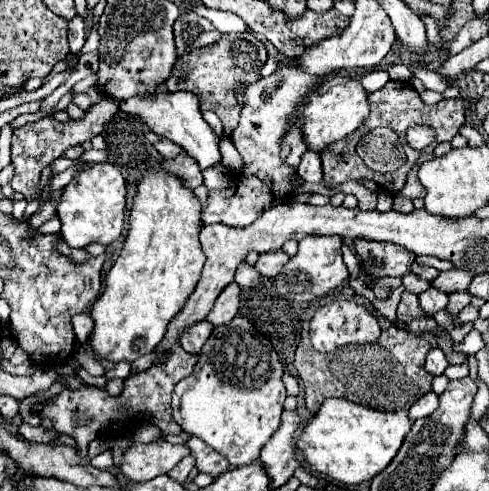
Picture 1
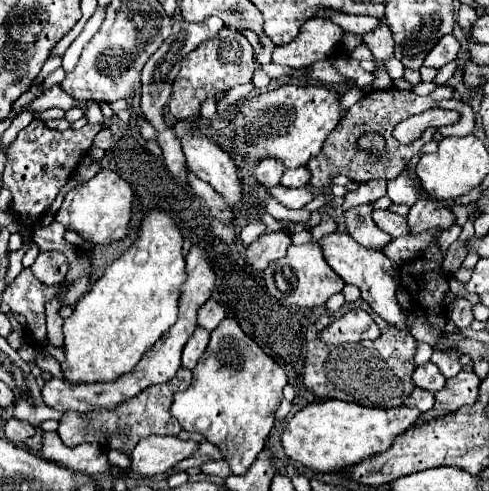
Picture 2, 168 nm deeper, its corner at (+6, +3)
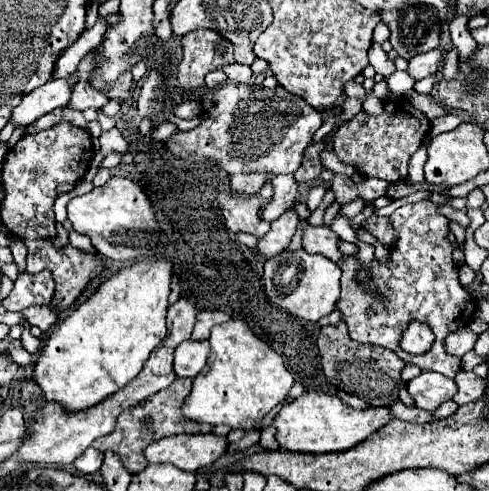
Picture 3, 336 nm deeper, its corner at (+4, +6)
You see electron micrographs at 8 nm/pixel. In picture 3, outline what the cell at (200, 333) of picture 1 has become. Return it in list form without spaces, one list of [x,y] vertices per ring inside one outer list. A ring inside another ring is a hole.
[[[186,340],[182,342],[176,350],[174,350],[174,374],[180,378],[194,378],[196,374],[202,372],[206,358],[210,352],[210,344],[208,340],[204,342],[194,342],[194,340]]]

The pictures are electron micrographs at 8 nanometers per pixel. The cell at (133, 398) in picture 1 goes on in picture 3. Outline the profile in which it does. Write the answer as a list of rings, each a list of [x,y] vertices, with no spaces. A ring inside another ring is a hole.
[[[176,378],[176,382],[172,382],[168,388],[156,392],[154,396],[146,398],[144,402],[140,402],[132,408],[126,408],[118,416],[116,430],[108,436],[94,440],[92,448],[100,450],[100,452],[106,452],[106,450],[116,452],[122,458],[122,464],[128,468],[128,472],[138,474],[148,466],[148,462],[144,458],[144,448],[150,442],[158,442],[166,436],[176,436],[176,434],[206,434],[206,432],[212,432],[214,426],[204,426],[200,422],[194,422],[194,420],[188,420],[186,416],[182,416],[180,408],[184,404],[184,398],[190,394],[190,390],[192,390],[192,378]]]

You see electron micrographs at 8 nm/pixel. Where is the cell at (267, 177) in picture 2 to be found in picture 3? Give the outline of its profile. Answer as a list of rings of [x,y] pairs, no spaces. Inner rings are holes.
[[[234,174],[230,176],[230,190],[238,196],[254,196],[264,182],[270,180],[270,174]]]

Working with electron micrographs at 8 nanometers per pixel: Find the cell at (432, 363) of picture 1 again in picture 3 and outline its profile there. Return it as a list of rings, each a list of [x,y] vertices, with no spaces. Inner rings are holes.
[[[422,372],[410,380],[406,388],[414,400],[414,406],[426,412],[434,412],[442,402],[456,394],[456,384],[438,372]]]

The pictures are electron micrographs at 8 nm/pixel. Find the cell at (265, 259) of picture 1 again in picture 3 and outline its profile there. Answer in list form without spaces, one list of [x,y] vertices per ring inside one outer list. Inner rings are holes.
[[[286,210],[278,220],[274,220],[270,232],[258,242],[262,258],[278,256],[290,244],[290,238],[294,236],[298,224],[300,224],[300,218],[294,210]]]

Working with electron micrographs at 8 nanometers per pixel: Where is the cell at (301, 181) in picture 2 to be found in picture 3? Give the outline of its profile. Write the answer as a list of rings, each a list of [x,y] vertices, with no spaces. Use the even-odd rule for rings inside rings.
[[[292,174],[274,176],[270,182],[274,186],[274,196],[262,210],[262,220],[266,222],[274,222],[276,218],[280,218],[296,198],[296,180]]]

